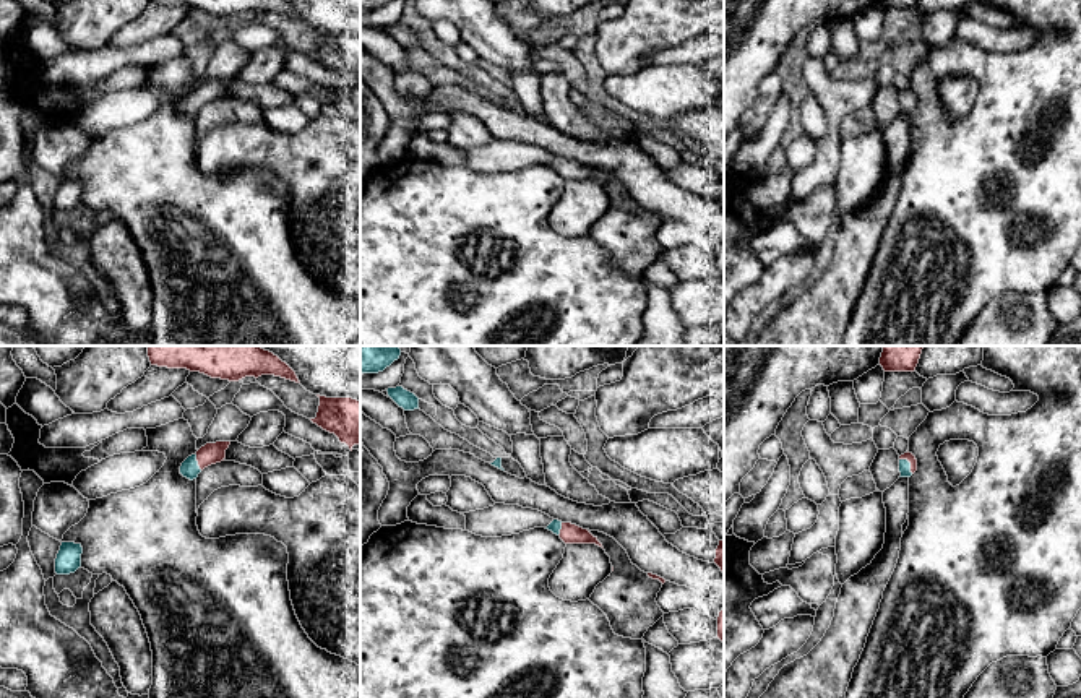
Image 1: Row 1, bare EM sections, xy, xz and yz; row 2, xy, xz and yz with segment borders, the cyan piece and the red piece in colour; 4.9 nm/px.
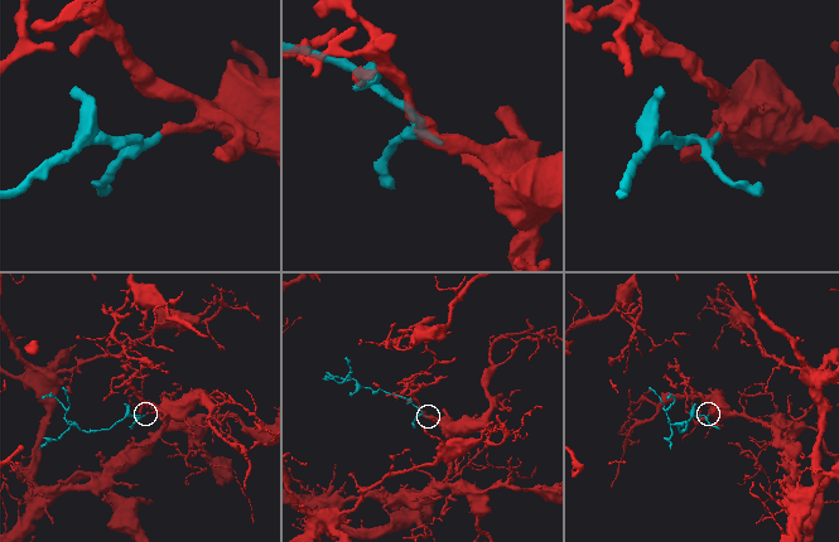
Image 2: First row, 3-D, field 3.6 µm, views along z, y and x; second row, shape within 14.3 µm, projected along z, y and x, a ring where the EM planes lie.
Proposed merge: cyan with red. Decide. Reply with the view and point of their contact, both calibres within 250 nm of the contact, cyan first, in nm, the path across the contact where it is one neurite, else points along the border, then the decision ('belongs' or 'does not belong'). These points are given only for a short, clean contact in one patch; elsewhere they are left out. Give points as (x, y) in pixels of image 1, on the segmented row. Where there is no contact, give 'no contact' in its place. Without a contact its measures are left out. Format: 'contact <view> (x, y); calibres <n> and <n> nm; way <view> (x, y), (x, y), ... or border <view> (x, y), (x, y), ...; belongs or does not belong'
contact yz (909, 463); calibres 60 and 50 nm; border yz (900, 458), (909, 463), (913, 473); does not belong

